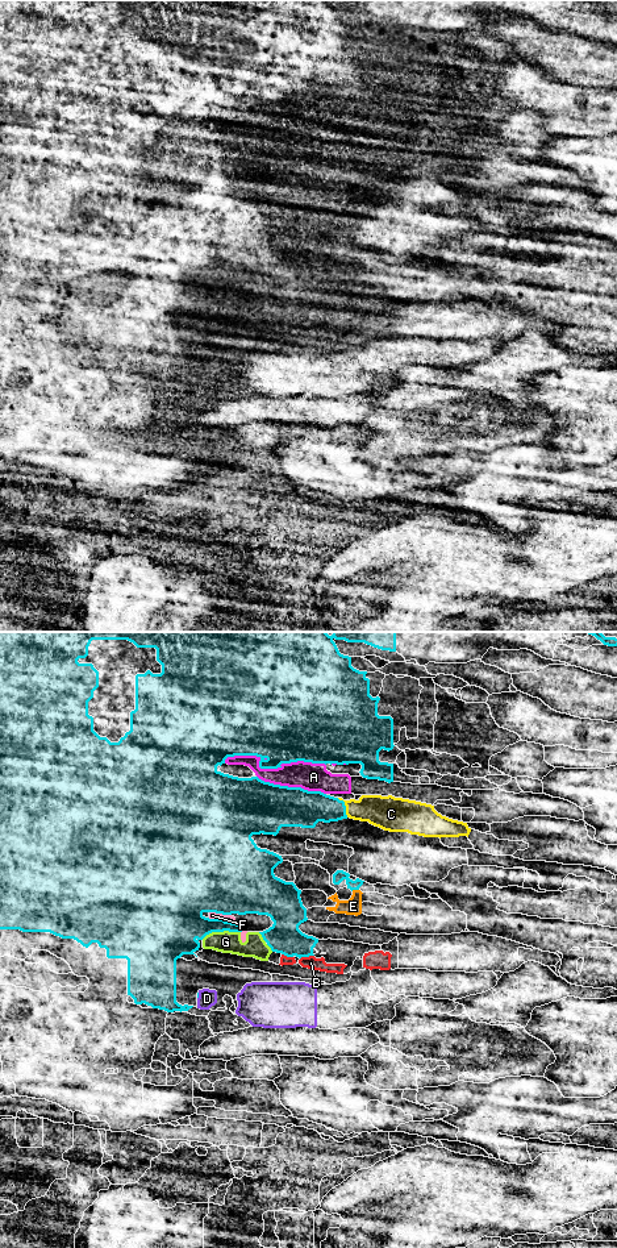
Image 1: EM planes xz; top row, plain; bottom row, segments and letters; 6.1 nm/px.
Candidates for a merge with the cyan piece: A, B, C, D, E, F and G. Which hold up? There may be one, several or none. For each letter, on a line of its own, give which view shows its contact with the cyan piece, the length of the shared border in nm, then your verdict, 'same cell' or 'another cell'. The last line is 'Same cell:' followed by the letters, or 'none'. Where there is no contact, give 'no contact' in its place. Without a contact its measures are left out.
A: xz | 600 nm | another cell
B: xz | 90 nm | another cell
C: xz | 140 nm | another cell
D: xz | 40 nm | another cell
E: xz | 50 nm | another cell
F: xz | 170 nm | another cell
G: xz | 240 nm | another cell
Same cell: none

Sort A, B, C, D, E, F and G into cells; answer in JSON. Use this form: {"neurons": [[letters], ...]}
{"neurons": [["A"], ["B", "F", "G"], ["C"], ["D"], ["E"]]}

